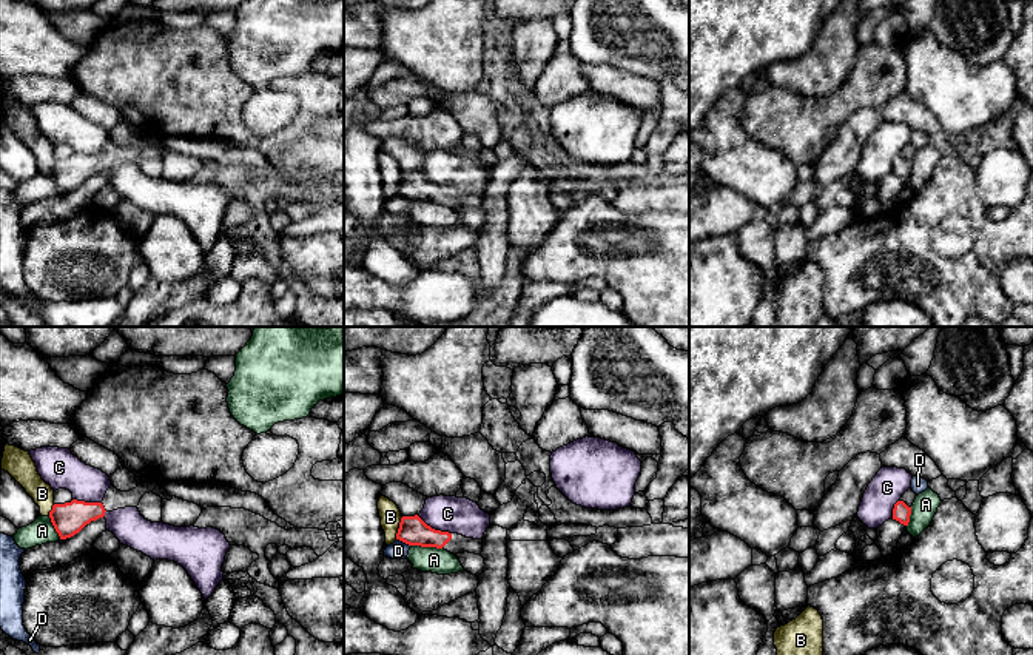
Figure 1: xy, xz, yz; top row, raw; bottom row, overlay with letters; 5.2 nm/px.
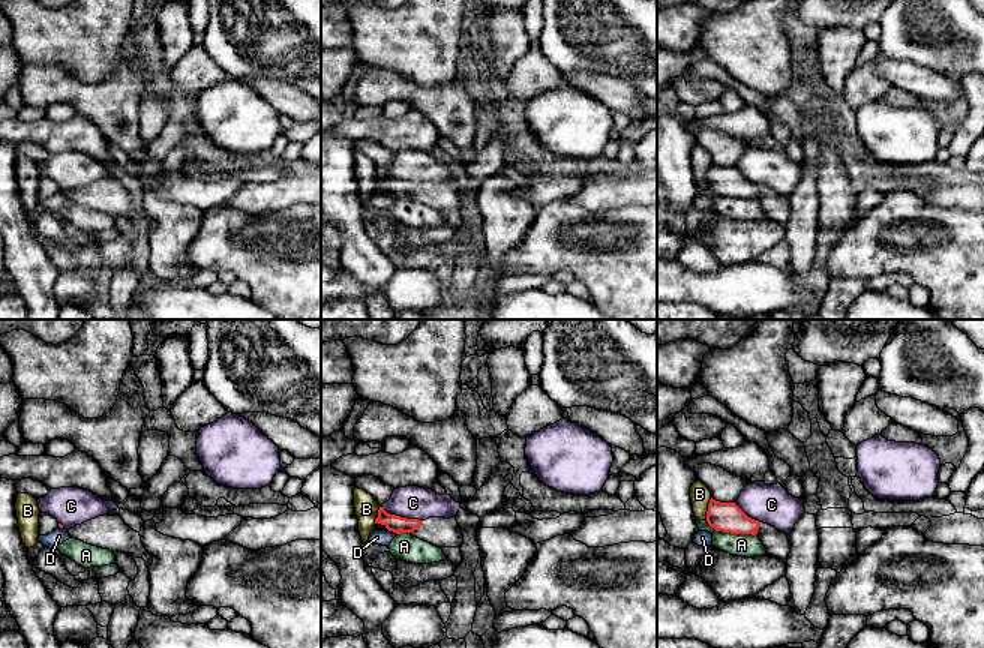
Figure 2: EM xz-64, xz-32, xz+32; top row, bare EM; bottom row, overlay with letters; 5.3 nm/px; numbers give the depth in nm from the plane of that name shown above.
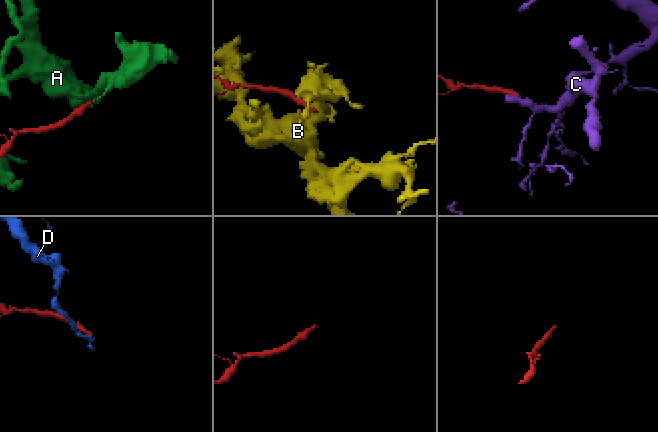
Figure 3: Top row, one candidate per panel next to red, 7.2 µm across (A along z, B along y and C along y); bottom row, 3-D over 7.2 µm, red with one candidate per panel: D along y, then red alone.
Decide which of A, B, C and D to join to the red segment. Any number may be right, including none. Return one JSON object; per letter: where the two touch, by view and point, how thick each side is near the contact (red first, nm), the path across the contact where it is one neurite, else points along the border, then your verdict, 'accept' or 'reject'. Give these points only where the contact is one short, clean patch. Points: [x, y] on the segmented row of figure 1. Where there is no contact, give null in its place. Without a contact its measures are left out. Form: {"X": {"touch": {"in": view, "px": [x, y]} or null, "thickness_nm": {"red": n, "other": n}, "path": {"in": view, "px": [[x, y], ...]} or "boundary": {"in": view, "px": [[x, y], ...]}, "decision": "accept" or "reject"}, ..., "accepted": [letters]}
{"A": {"touch": {"in": "xz", "px": [427, 546]}, "thickness_nm": {"red": 150, "other": 130}, "decision": "reject"}, "B": {"touch": {"in": "xz", "px": [400, 527]}, "thickness_nm": {"red": 150, "other": 110}, "decision": "reject"}, "C": {"touch": {"in": "xz", "px": [434, 529]}, "thickness_nm": {"red": 150, "other": 190}, "boundary": {"in": "xz", "px": [[417, 515], [432, 527], [450, 534]]}, "decision": "reject"}, "D": {"touch": {"in": "xz", "px": [404, 541]}, "thickness_nm": {"red": 150, "other": 100}, "boundary": {"in": "xz", "px": [[397, 538], [410, 546]]}, "decision": "reject"}, "accepted": []}

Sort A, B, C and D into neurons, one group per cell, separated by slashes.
A / B / C / D

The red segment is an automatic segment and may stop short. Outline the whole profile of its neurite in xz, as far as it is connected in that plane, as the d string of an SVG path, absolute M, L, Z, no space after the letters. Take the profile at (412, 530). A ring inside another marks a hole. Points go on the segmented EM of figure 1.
M418 515L401 518L396 539L409 546L444 549L453 555L463 552L481 555L483 552L483 539L435 530L427 526Z

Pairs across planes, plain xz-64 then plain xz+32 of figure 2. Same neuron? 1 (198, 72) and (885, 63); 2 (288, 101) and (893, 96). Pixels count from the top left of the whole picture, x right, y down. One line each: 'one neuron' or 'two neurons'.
1: two neurons
2: two neurons

